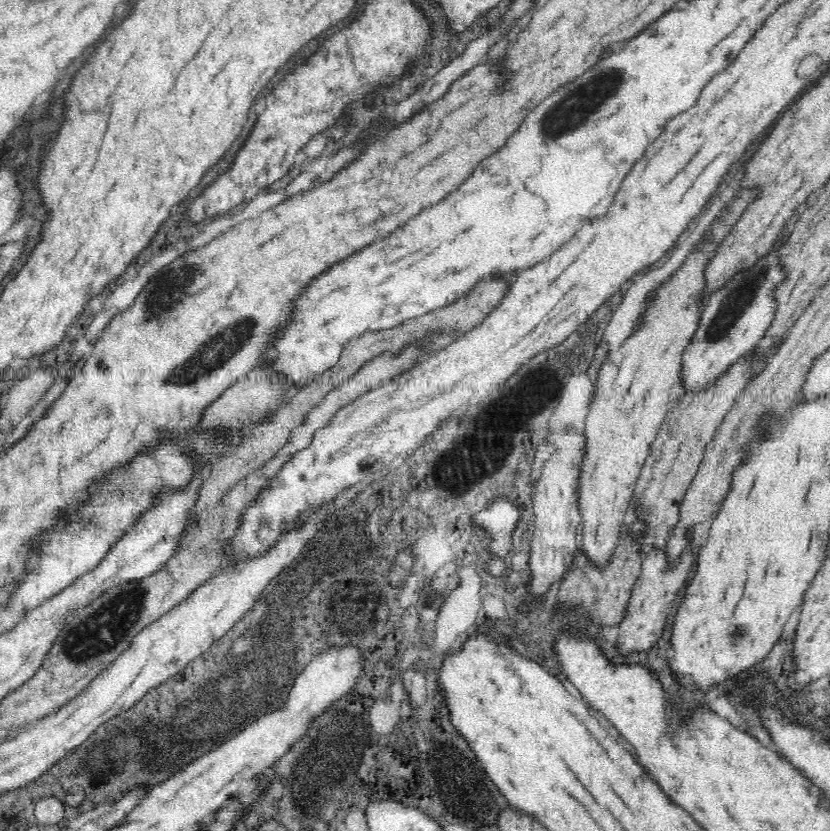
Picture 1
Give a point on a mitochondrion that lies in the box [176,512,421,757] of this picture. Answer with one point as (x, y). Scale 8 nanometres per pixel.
(284, 609)

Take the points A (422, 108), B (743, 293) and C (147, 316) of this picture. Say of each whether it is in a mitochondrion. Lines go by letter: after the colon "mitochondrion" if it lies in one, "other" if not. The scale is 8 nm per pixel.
A: other
B: mitochondrion
C: mitochondrion

